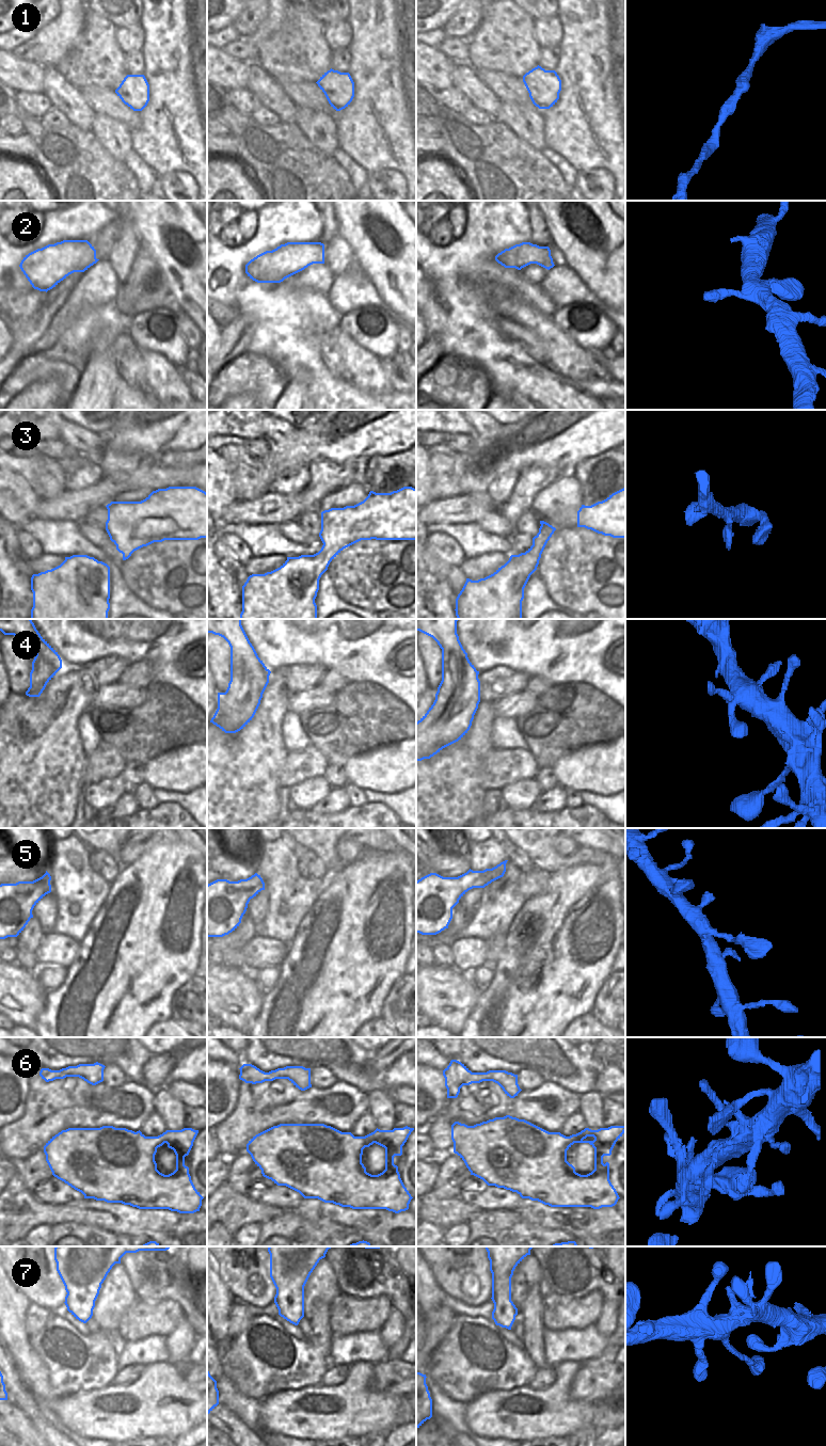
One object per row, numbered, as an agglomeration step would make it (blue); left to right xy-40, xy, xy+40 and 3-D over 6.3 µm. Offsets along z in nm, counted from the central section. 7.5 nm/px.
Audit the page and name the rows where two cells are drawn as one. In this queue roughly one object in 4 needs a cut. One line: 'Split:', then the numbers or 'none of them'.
Split: none of them

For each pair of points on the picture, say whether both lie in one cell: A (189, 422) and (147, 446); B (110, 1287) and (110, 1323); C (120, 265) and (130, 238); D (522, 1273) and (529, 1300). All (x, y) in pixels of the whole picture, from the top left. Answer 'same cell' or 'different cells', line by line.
A: same cell
B: same cell
C: same cell
D: different cells

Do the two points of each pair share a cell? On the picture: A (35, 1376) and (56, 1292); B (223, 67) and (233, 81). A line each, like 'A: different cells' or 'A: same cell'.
A: different cells
B: same cell

